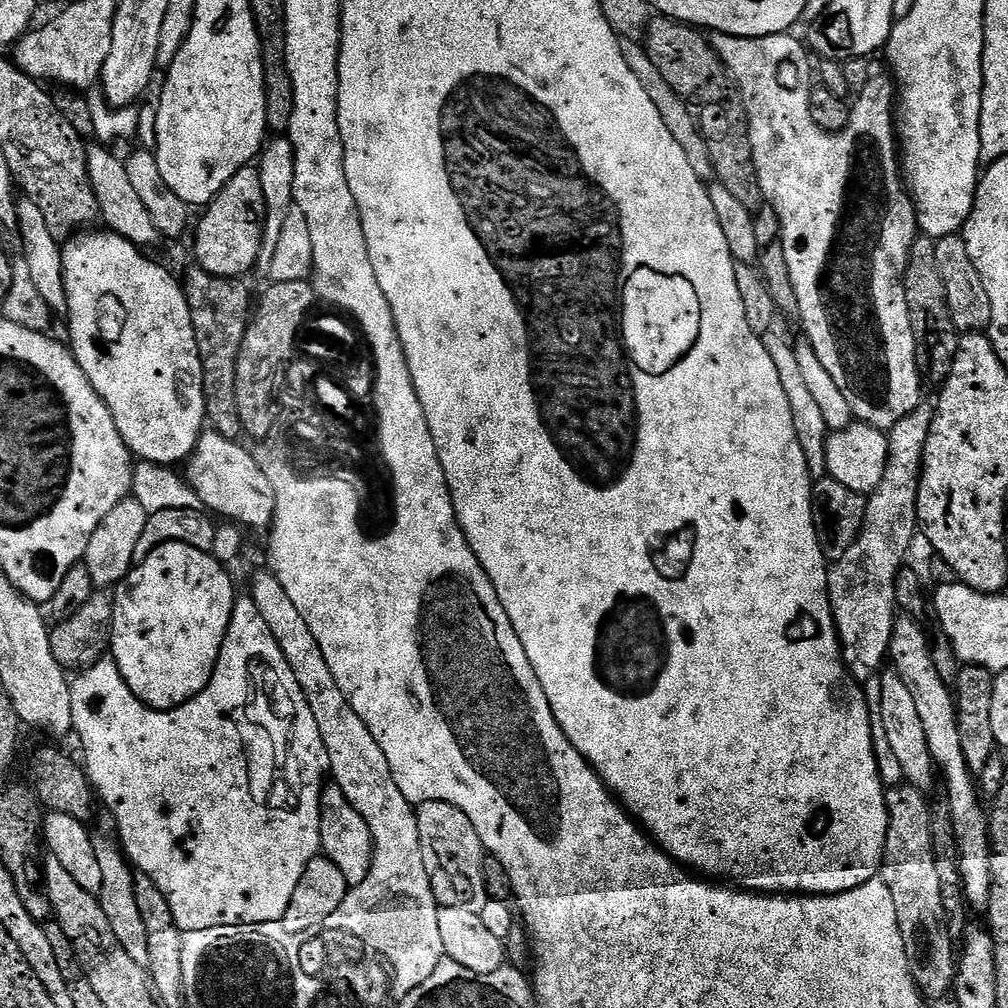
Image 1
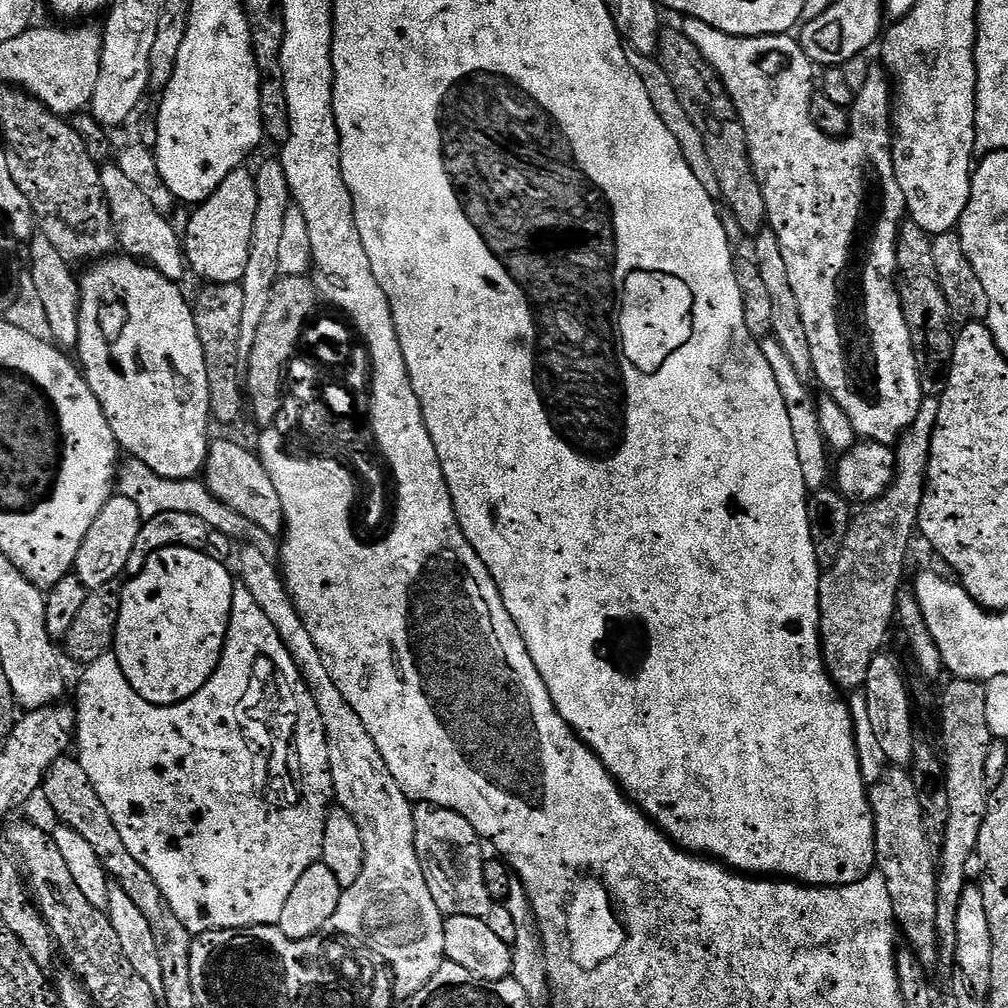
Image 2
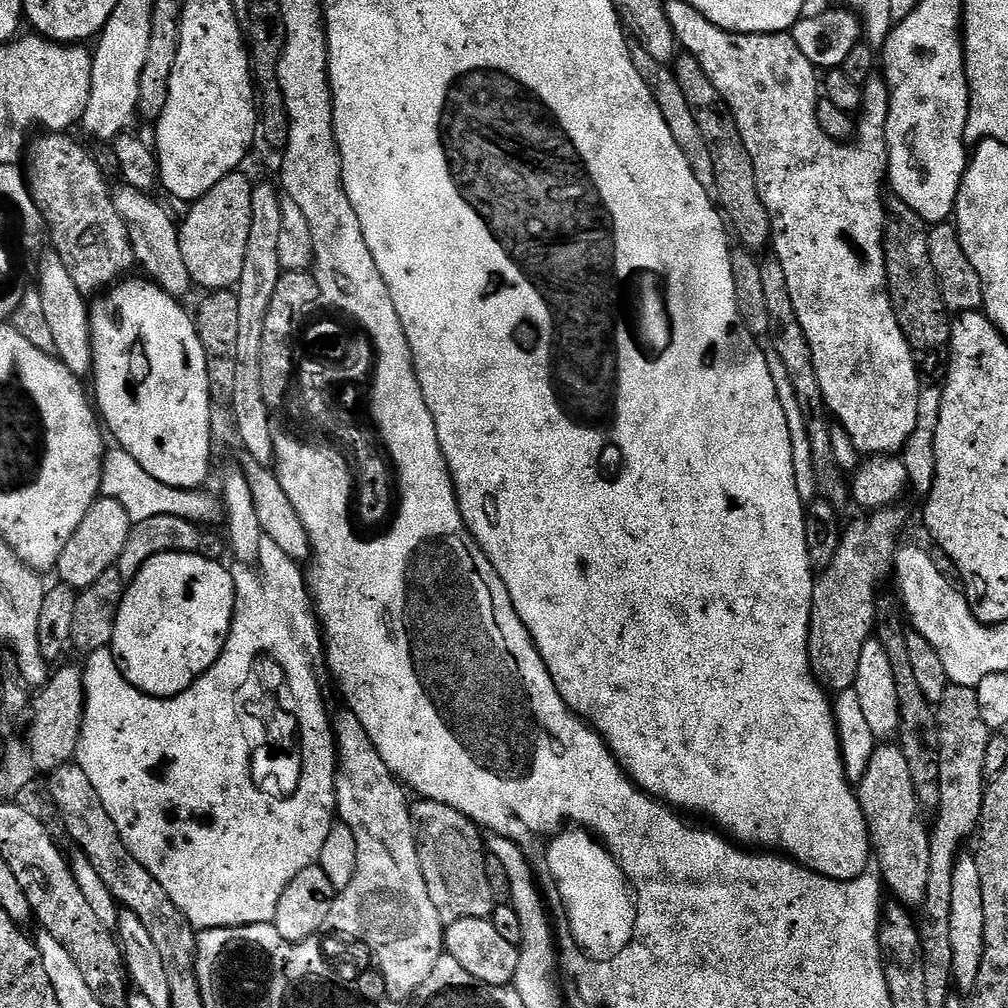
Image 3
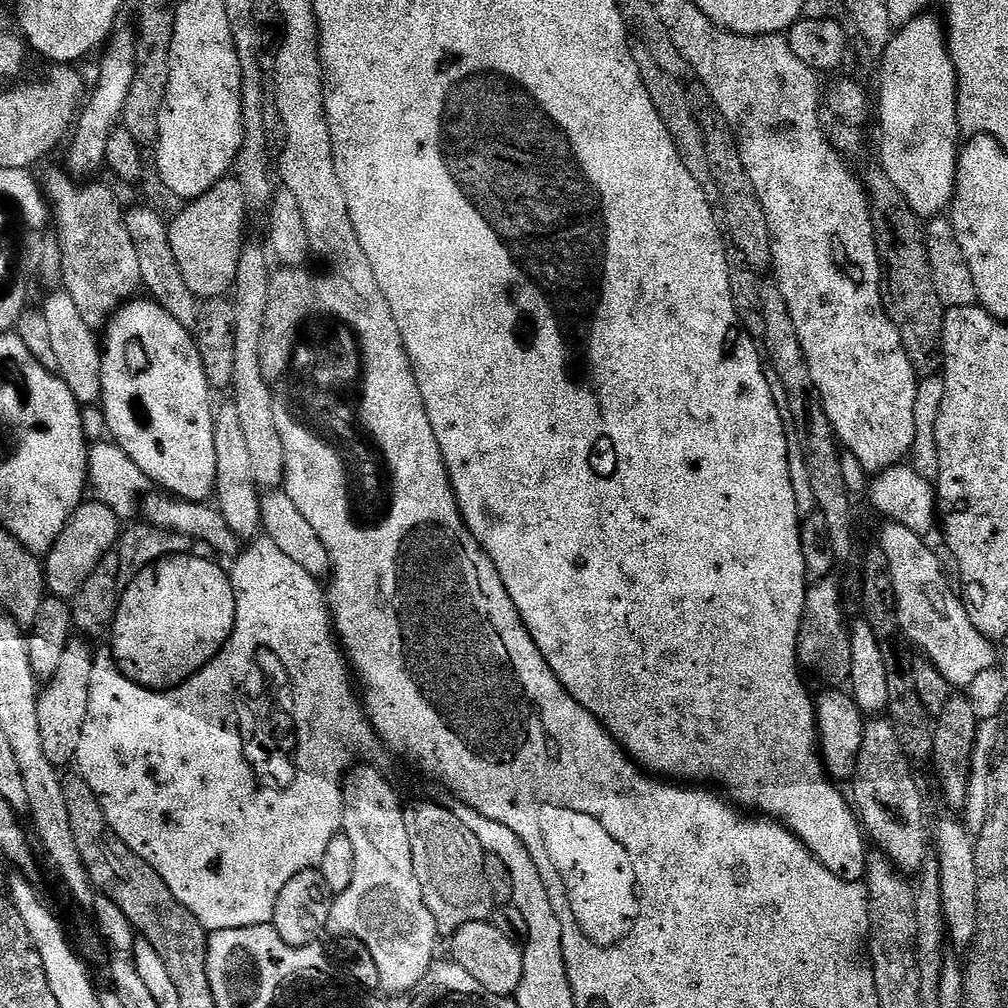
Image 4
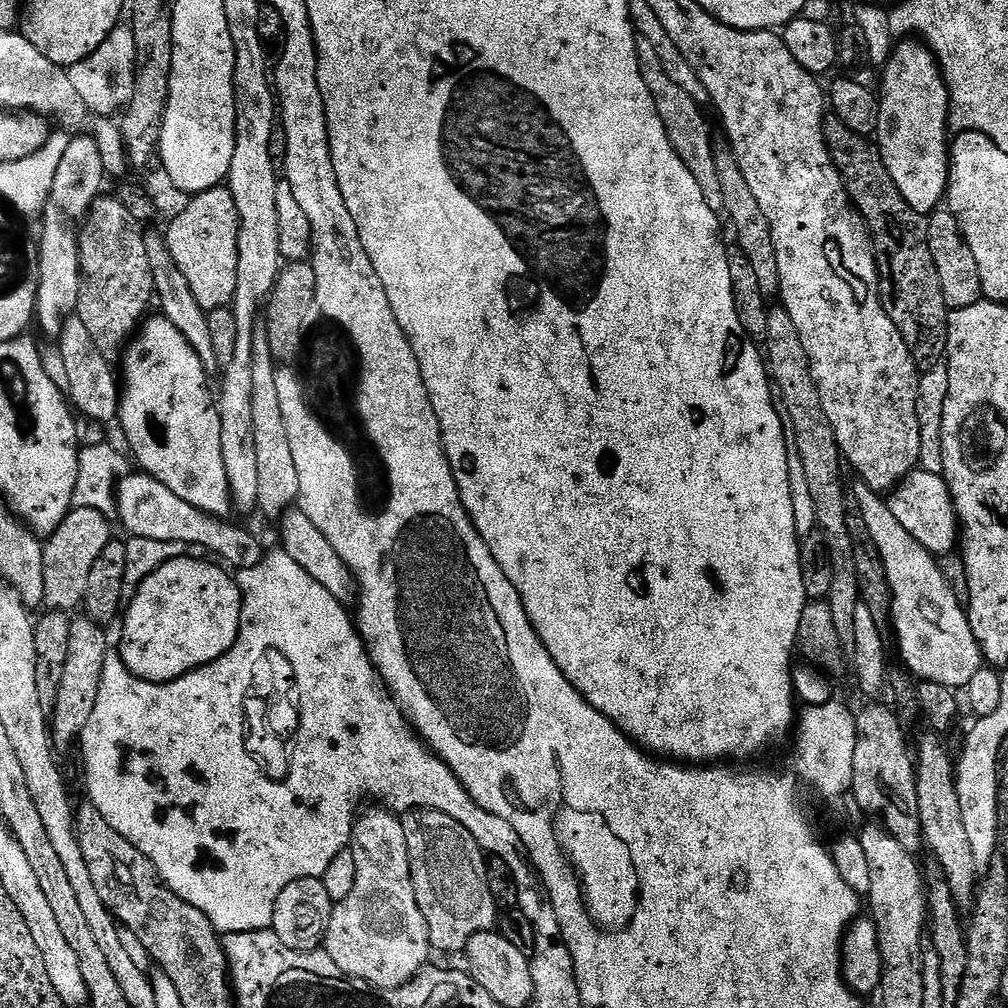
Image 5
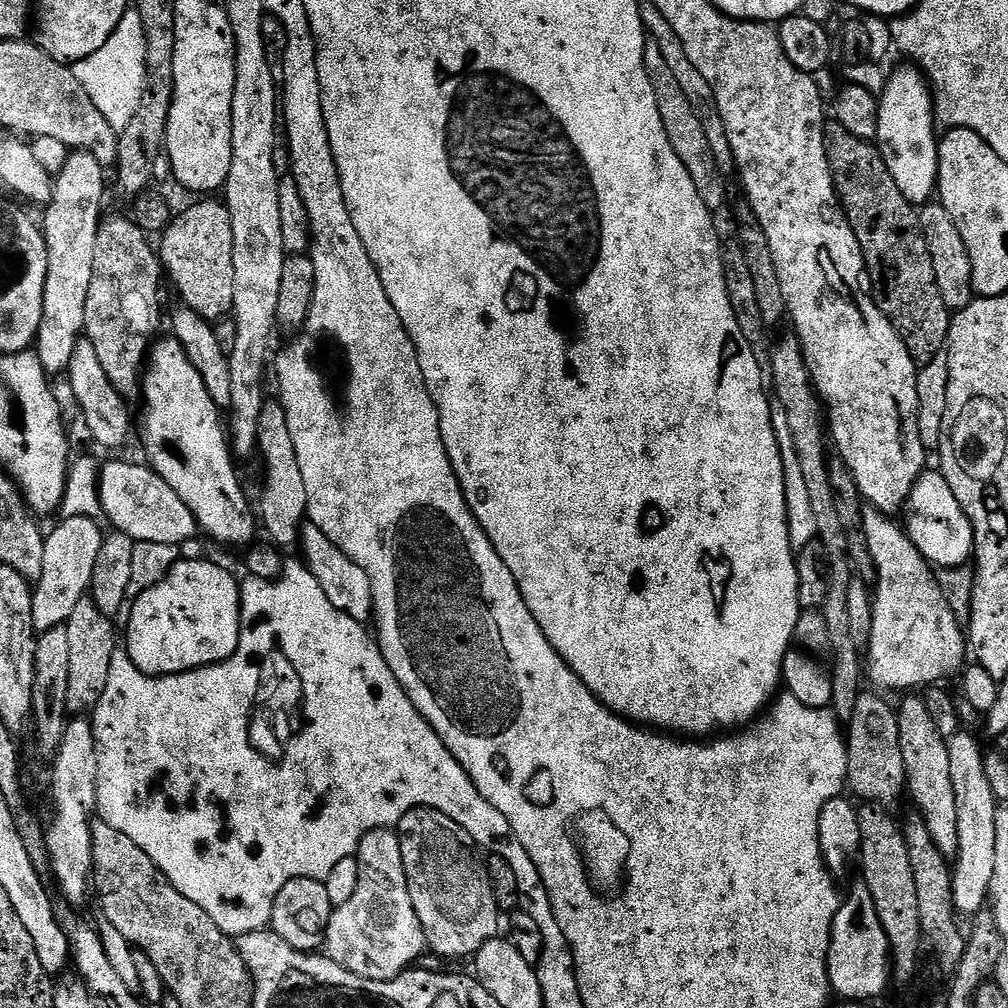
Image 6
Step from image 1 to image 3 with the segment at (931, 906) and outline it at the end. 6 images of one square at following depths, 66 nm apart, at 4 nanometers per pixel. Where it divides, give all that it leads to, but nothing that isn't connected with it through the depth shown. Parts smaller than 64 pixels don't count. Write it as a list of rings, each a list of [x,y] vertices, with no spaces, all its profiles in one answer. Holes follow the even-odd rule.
[[[884,742],[874,750],[866,774],[859,777],[858,795],[885,889],[896,895],[895,903],[909,910],[919,909],[926,898],[926,885],[930,883],[930,828],[927,823],[924,825],[926,820],[915,797],[909,764],[895,743]]]

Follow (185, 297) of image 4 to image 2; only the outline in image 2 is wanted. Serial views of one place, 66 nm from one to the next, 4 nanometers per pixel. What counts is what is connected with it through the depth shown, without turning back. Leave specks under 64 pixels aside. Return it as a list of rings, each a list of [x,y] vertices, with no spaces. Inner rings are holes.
[[[119,163],[103,165],[100,177],[119,247],[127,255],[156,268],[167,280],[183,281],[184,272],[186,276],[184,246],[181,233],[171,224],[173,221],[154,210],[154,205],[133,186],[126,174],[122,174]]]

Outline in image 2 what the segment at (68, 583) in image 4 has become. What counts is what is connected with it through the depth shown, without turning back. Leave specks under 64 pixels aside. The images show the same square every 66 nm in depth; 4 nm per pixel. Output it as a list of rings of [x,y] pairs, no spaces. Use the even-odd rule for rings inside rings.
[[[114,494],[102,506],[102,514],[94,518],[94,526],[90,526],[86,538],[82,538],[82,546],[78,546],[78,556],[74,565],[74,574],[89,590],[95,590],[107,584],[117,583],[128,571],[130,554],[134,554],[134,542],[138,542],[138,534],[142,519],[138,507],[130,499]]]

